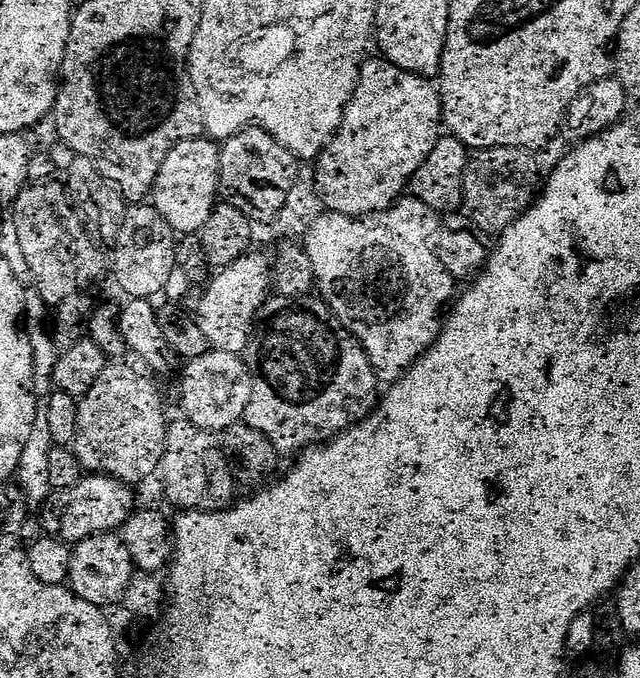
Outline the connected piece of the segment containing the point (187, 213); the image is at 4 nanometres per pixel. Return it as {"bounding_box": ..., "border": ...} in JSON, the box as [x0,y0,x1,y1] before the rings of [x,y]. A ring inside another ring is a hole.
{"bounding_box":[150,136,220,233],"border":[[[195,136],[178,142],[162,158],[156,180],[152,184],[150,203],[166,218],[173,233],[199,233],[202,222],[210,218],[210,210],[218,203],[220,182],[220,150],[217,141],[204,136]],[[217,192],[217,196],[216,196]]]}

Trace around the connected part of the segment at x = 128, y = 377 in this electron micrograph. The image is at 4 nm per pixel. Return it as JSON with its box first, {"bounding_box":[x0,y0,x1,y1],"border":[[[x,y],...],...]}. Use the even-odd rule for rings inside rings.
{"bounding_box":[74,363,164,486],"border":[[[109,363],[98,374],[94,386],[79,397],[76,405],[78,410],[78,430],[74,441],[74,451],[81,469],[88,474],[113,476],[122,484],[136,486],[139,480],[155,473],[160,467],[160,459],[164,453],[164,404],[160,401],[160,392],[139,372],[128,364]]]}

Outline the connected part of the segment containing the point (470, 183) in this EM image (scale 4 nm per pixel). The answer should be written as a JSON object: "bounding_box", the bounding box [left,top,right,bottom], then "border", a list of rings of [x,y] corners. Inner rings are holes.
{"bounding_box":[463,147,542,235],"border":[[[484,147],[473,149],[463,168],[463,211],[476,228],[487,235],[503,232],[532,203],[542,182],[542,172],[531,151],[518,147]]]}

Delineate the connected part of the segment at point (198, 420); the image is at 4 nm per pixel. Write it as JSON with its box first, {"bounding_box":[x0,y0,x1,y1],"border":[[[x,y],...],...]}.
{"bounding_box":[179,348,252,434],"border":[[[212,348],[197,357],[185,359],[179,372],[183,419],[218,434],[223,428],[237,423],[243,417],[252,389],[252,375],[243,355]]]}

